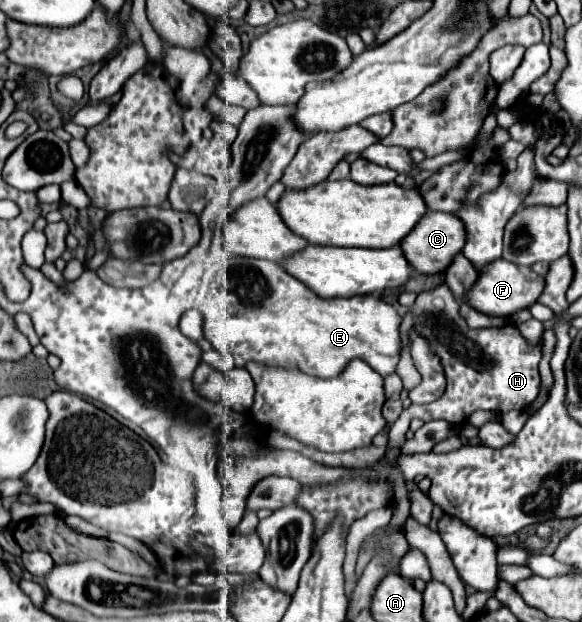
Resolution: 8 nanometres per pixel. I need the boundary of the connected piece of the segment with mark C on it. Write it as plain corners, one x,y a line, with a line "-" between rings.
428,210
426,216
418,220
418,226
414,226
412,232
400,240
400,248
402,248
404,258
408,260
410,266
414,266
416,272
438,274
438,272
444,272
446,266
452,262
454,254
462,250
464,240
466,240
466,232
462,230
462,222
454,218
454,214

